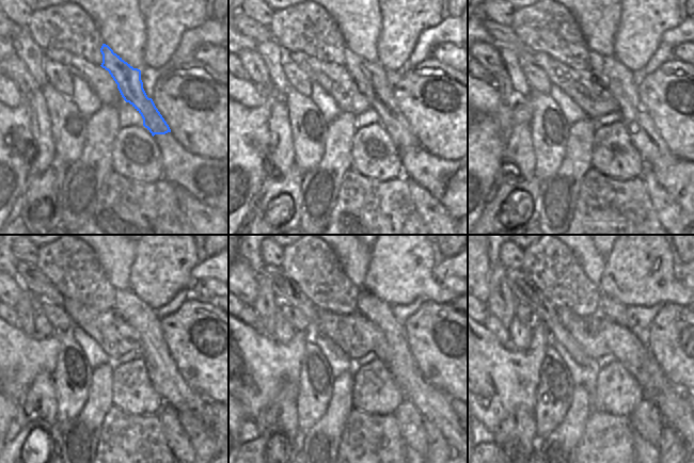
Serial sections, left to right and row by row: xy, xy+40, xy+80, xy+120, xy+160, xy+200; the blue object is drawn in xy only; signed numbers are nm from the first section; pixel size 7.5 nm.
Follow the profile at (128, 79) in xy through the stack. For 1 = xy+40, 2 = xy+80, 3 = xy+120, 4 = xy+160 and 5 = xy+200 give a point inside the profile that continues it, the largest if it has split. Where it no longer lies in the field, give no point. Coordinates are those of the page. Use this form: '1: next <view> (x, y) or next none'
1: next xy+40 (371, 77)
2: next xy+80 (619, 80)
3: next xy+120 (166, 378)
4: next xy+160 (434, 404)
5: next xy+200 (673, 405)

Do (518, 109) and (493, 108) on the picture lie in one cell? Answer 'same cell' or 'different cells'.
same cell

